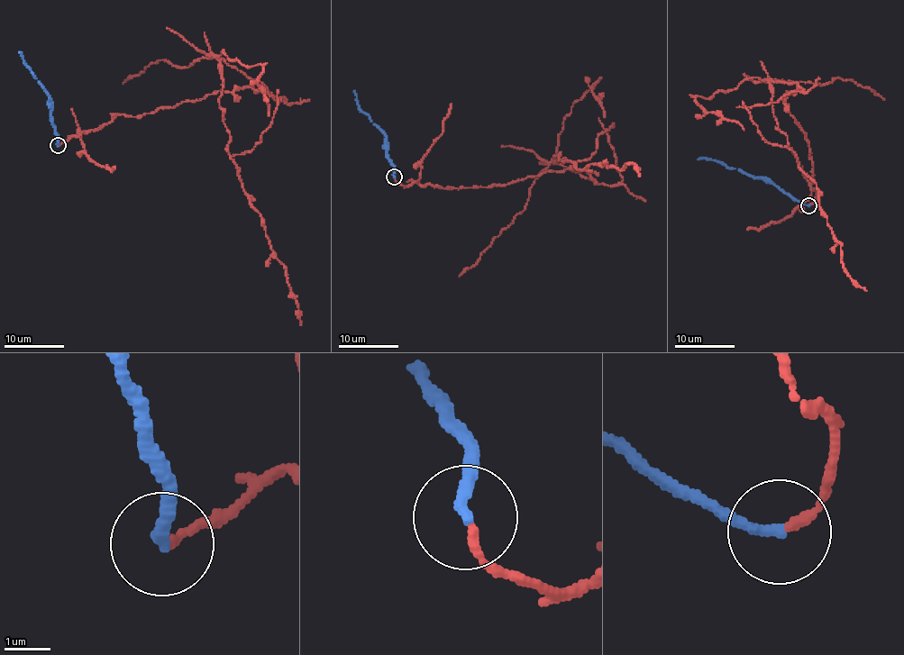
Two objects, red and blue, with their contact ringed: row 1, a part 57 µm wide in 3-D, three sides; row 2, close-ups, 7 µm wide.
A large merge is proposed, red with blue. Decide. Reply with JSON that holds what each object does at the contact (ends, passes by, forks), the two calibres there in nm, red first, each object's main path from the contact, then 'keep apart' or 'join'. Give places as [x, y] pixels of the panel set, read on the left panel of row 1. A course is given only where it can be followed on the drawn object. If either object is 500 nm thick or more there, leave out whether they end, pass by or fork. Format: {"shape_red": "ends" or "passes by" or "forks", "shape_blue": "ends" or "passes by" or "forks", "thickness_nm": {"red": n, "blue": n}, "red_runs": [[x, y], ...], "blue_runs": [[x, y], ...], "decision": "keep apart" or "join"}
{"shape_red": "ends", "shape_blue": "ends", "thickness_nm": {"red": 190, "blue": 260}, "red_runs": [[59, 145], [122, 113], [257, 91], [260, 82], [221, 60], [229, 157], [301, 325]], "blue_runs": [[57, 144], [50, 96], [19, 52]], "decision": "keep apart"}

